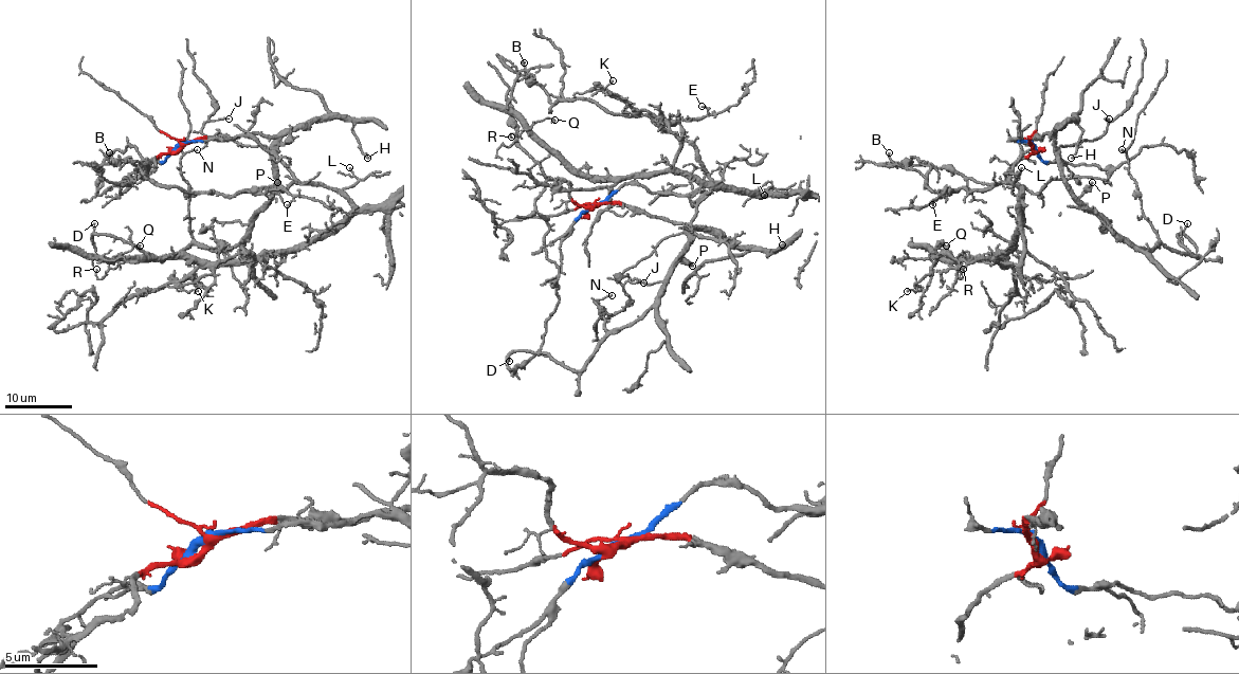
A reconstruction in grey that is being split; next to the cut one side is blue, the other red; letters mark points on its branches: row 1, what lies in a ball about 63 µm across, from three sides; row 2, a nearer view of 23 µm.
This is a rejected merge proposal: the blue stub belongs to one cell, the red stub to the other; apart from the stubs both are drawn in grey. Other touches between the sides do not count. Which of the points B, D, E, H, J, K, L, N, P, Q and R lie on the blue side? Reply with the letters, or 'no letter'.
B, E, K, L, Q, R

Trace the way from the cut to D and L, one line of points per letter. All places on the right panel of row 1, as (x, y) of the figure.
D: (1032, 146), (1031, 138), (1048, 133), (1060, 177), (1131, 243), (1165, 246), (1197, 257), (1180, 242), (1186, 223)
L: (1032, 146), (1028, 142), (1010, 140), (1019, 137), (1020, 158), (1010, 182), (1020, 189), (1014, 180), (1022, 168)

